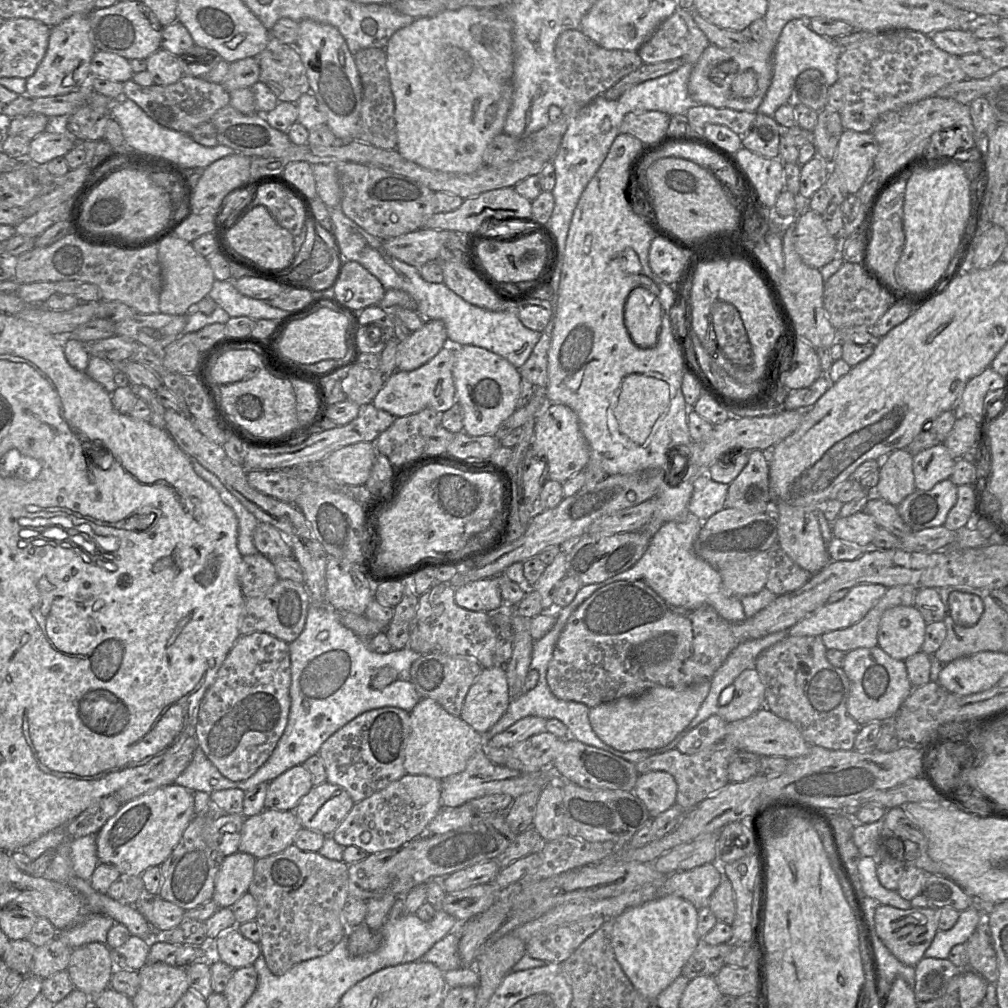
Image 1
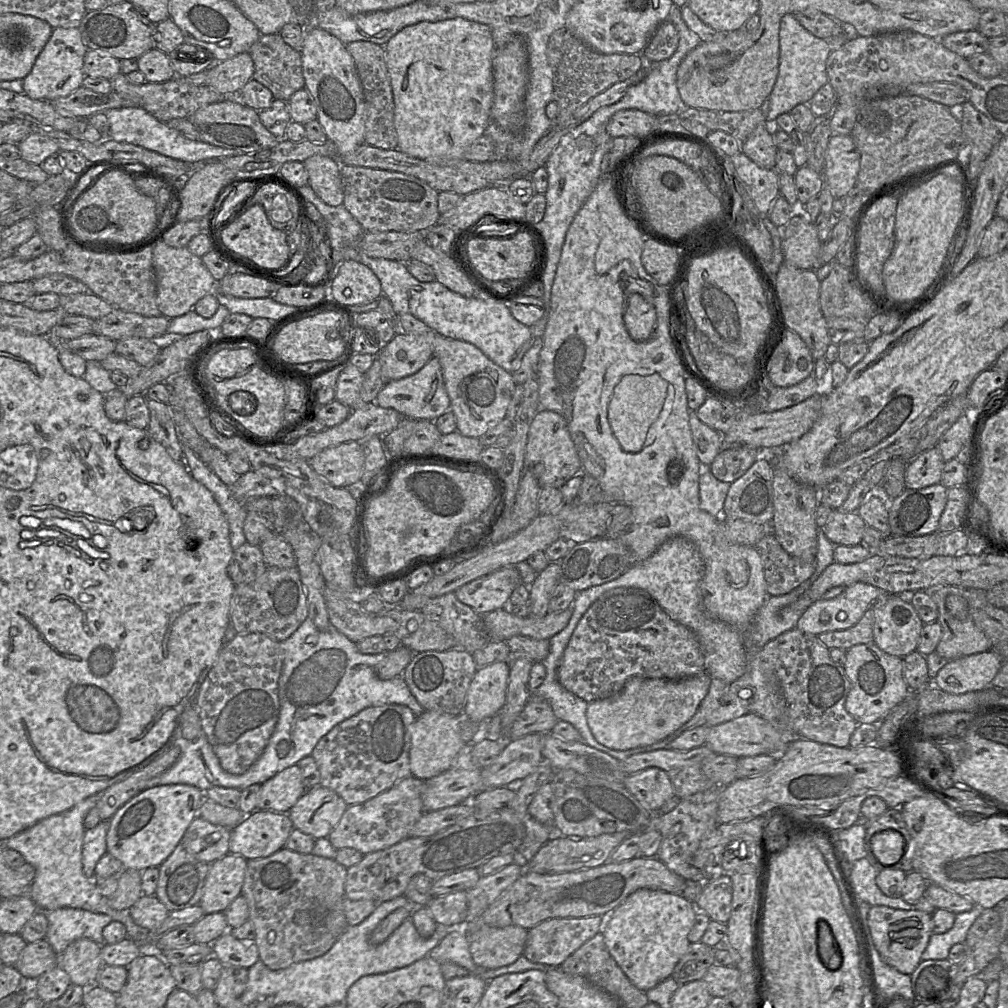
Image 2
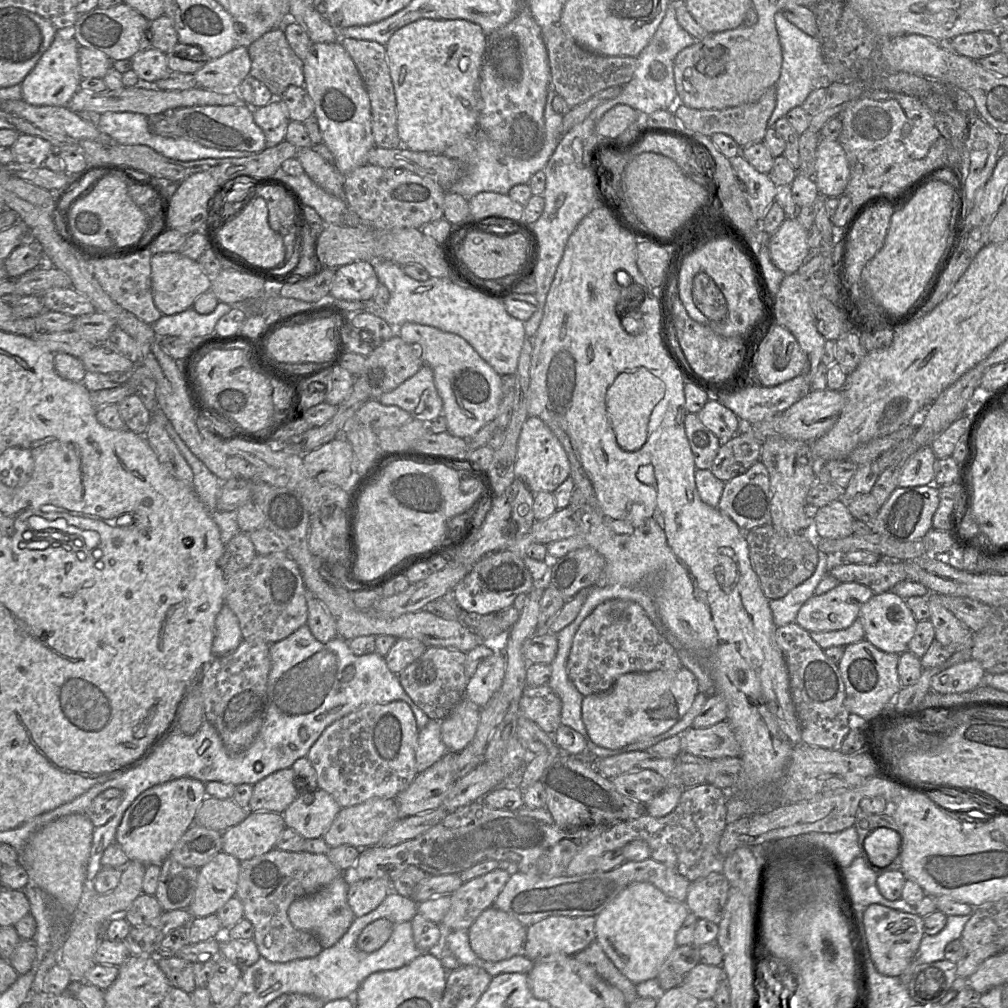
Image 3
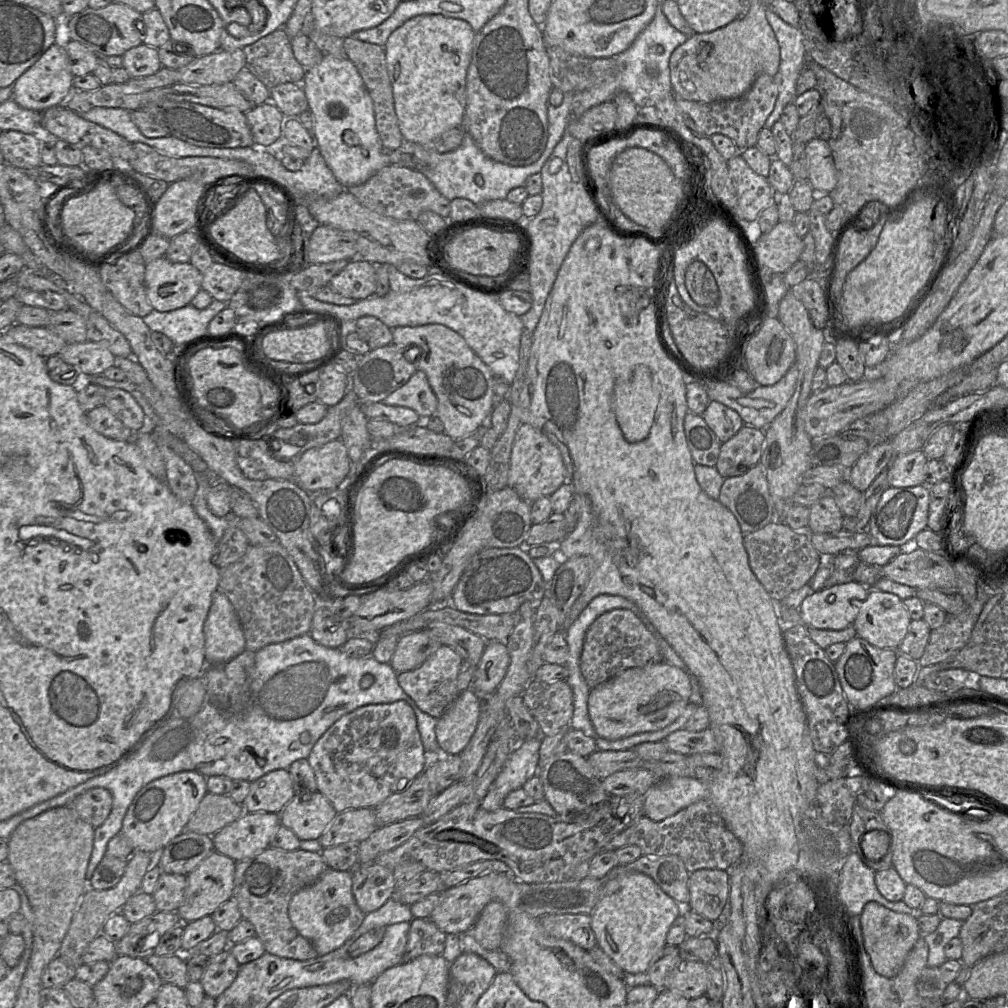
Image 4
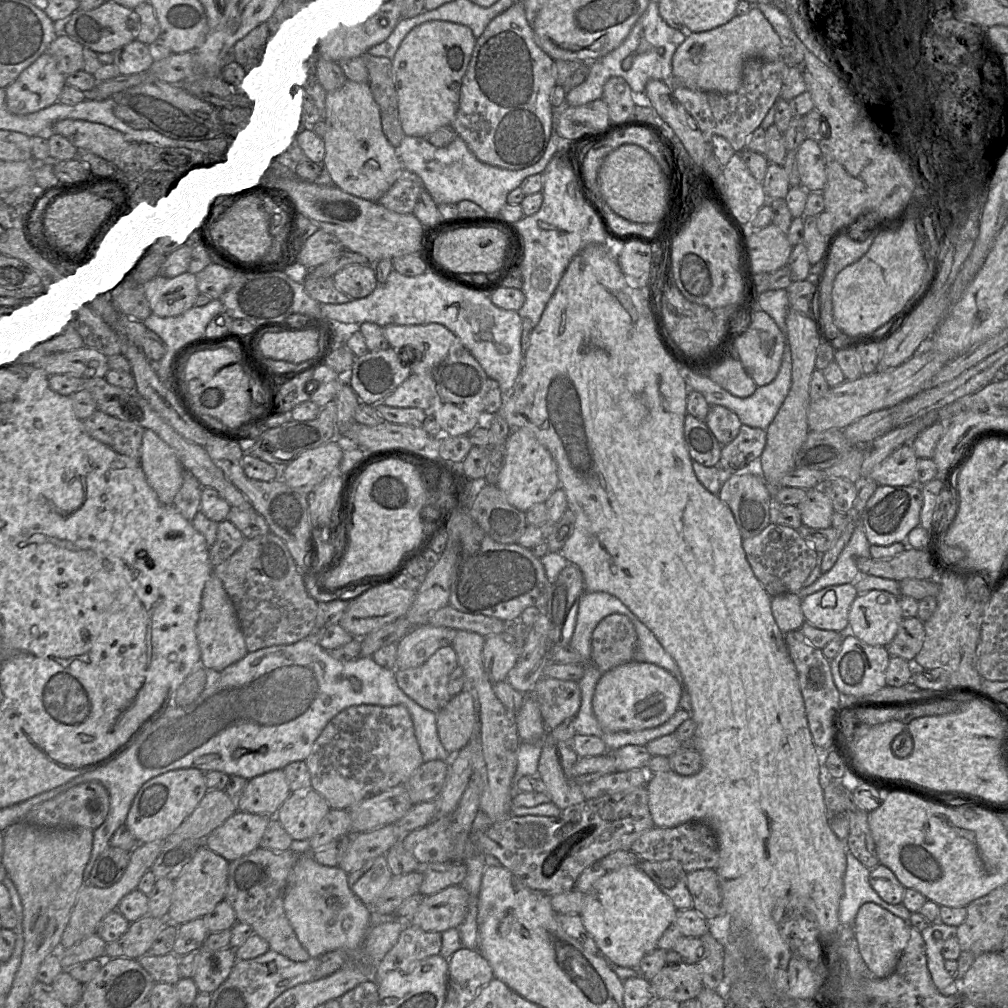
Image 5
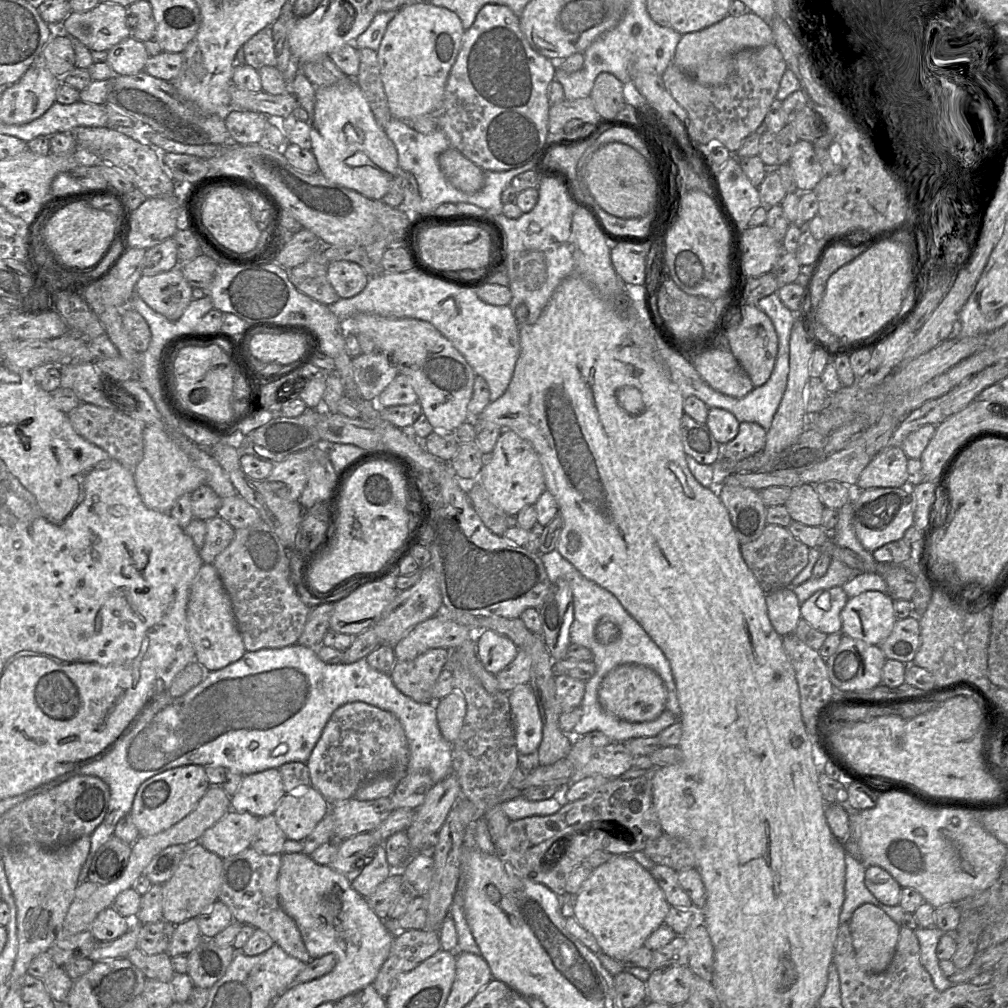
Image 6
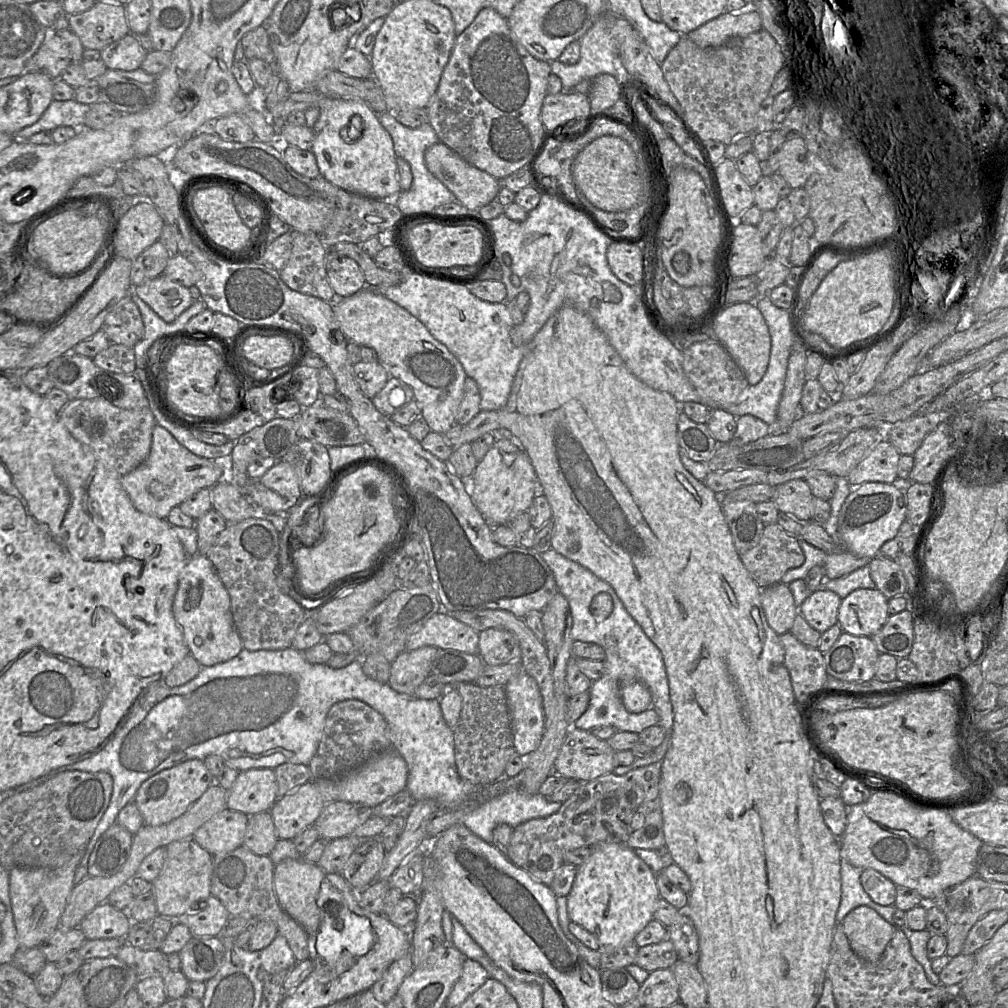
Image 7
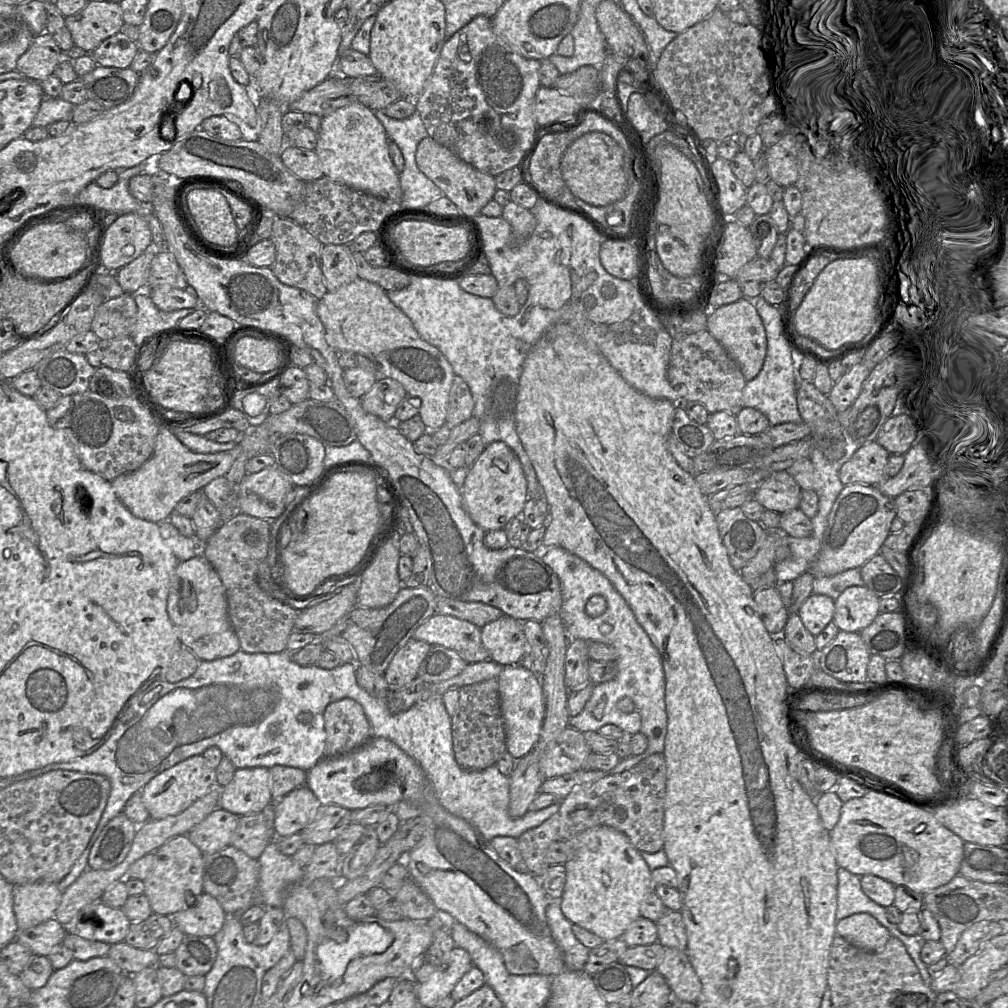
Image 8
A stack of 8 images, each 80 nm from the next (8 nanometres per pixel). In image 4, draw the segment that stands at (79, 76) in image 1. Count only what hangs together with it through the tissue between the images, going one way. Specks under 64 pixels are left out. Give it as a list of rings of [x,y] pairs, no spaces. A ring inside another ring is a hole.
[[[53,44],[14,82],[12,99],[20,107],[38,112],[64,105],[74,90],[73,78],[65,48],[59,44]]]

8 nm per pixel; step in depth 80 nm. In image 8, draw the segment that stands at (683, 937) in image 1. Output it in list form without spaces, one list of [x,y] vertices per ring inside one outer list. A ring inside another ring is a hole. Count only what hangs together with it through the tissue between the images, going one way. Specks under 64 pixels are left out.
[[[600,825],[587,829],[567,841],[574,841],[578,850],[574,858],[564,863],[566,882],[559,899],[562,913],[572,924],[587,929],[604,941],[620,938],[641,917],[641,903],[651,891],[655,891],[648,864],[624,833],[609,826]]]

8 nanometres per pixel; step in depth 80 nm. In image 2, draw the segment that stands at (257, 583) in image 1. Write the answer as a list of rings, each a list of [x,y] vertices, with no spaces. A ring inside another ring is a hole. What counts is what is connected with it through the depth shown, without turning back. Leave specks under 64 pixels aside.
[[[245,542],[233,551],[228,575],[234,585],[246,584],[256,580],[266,569],[260,548]]]

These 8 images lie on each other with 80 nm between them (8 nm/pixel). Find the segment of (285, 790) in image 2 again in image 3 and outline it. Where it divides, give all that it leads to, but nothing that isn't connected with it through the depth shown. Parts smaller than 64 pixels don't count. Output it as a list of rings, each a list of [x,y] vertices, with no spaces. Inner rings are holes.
[[[290,767],[276,771],[254,784],[247,810],[283,813],[299,795],[294,777],[295,773]]]

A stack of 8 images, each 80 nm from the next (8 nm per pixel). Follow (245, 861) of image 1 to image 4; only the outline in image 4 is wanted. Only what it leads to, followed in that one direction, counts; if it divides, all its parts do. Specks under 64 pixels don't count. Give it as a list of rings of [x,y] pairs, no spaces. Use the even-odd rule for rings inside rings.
[[[213,851],[187,875],[184,900],[177,910],[182,923],[196,921],[210,916],[224,902],[233,897],[236,862],[226,855]]]

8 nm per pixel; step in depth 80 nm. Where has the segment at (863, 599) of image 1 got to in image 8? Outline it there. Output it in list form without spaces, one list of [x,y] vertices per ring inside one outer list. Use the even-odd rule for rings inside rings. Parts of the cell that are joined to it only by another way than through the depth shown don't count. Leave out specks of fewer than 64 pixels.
[[[811,594],[801,605],[798,614],[807,628],[815,637],[833,621],[835,600],[827,595]]]

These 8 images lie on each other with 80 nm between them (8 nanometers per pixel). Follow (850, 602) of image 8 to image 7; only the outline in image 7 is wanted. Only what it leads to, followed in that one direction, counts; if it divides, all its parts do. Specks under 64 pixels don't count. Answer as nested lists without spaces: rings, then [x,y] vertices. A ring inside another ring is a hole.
[[[857,589],[843,598],[838,610],[842,632],[871,637],[886,624],[888,600],[878,589]]]

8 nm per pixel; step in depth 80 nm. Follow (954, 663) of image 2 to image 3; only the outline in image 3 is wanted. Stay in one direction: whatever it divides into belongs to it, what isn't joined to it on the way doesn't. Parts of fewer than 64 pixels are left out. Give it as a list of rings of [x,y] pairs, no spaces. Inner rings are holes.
[[[977,660],[953,665],[931,679],[931,688],[942,694],[962,693],[983,684],[986,671]]]

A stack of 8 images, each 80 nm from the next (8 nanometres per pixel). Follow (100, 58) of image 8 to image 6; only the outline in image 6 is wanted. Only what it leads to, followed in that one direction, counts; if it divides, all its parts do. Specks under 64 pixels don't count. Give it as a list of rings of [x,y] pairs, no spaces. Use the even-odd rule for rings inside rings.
[[[132,35],[107,51],[106,63],[115,75],[133,75],[144,70],[149,54],[142,41]]]

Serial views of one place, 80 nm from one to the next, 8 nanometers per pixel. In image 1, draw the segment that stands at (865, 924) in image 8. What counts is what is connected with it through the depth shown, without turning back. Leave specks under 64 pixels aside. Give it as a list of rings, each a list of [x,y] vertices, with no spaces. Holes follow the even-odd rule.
[[[879,905],[874,914],[875,932],[892,955],[901,963],[915,967],[924,958],[938,931],[938,911],[935,908],[911,908],[901,910],[887,905]]]

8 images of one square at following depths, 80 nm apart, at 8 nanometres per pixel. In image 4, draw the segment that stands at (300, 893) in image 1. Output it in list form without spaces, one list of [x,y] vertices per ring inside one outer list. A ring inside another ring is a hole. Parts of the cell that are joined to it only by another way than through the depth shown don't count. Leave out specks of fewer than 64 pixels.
[[[268,847],[255,857],[236,862],[232,898],[238,904],[242,918],[253,924],[255,935],[261,940],[265,952],[282,958],[302,961],[318,956],[312,943],[293,926],[288,916],[288,906],[292,896],[297,891],[314,883],[328,868],[321,852],[302,849],[285,851]]]

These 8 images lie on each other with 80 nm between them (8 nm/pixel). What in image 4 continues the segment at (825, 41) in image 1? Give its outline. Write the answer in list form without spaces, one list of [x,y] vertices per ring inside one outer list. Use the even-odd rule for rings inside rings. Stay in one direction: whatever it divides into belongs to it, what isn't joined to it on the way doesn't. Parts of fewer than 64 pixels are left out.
[[[770,9],[765,12],[780,50],[780,64],[775,83],[778,87],[778,97],[773,111],[765,122],[765,128],[771,129],[779,120],[783,109],[793,103],[796,97],[796,81],[801,70],[806,66],[807,53],[803,43],[803,34],[799,27],[792,27],[783,21]]]

